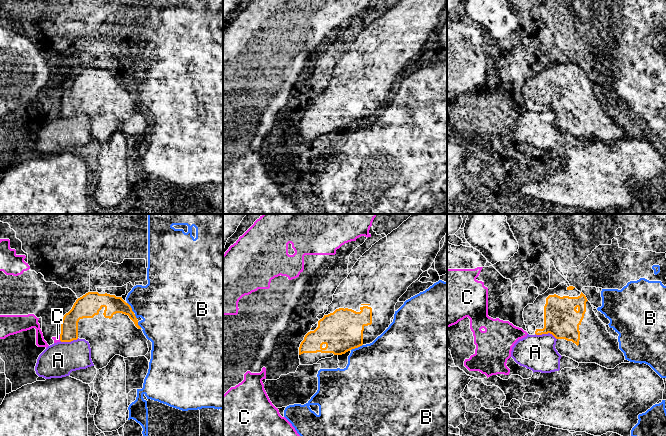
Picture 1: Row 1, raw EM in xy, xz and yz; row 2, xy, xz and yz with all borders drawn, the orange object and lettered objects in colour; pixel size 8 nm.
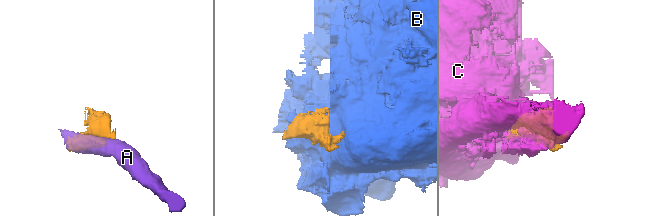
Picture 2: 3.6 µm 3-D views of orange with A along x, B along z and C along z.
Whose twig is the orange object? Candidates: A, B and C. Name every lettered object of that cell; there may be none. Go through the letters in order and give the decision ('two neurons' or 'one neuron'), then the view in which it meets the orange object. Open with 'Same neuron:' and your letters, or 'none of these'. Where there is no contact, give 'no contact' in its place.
Same neuron: none of these
A: two neurons; meets orange in yz
B: two neurons; meets orange in xz
C: two neurons; meets orange in xy

